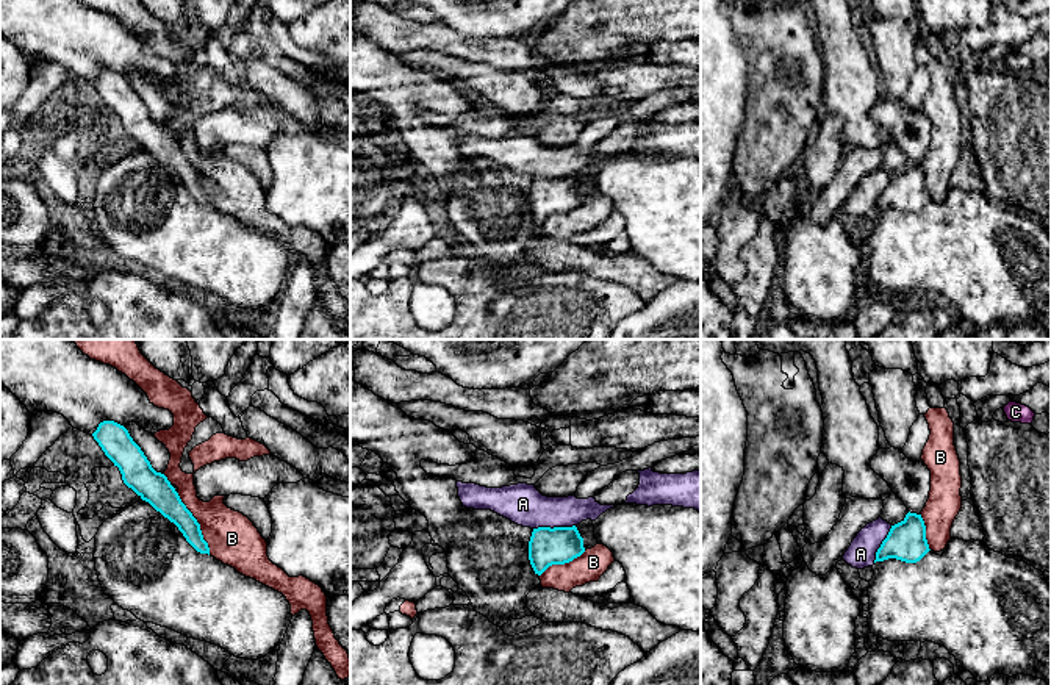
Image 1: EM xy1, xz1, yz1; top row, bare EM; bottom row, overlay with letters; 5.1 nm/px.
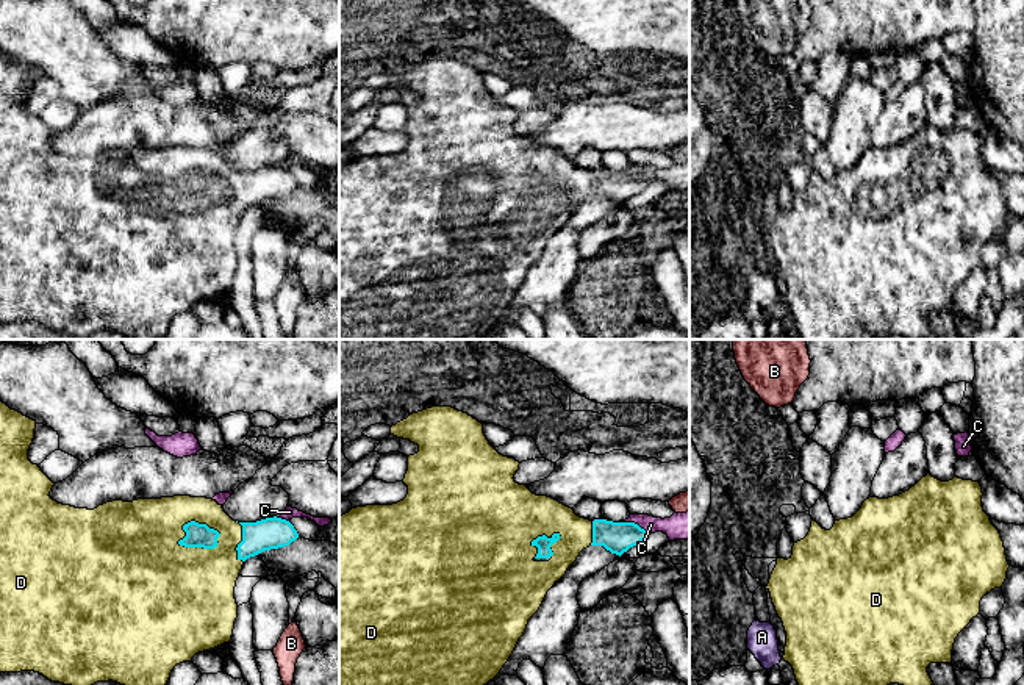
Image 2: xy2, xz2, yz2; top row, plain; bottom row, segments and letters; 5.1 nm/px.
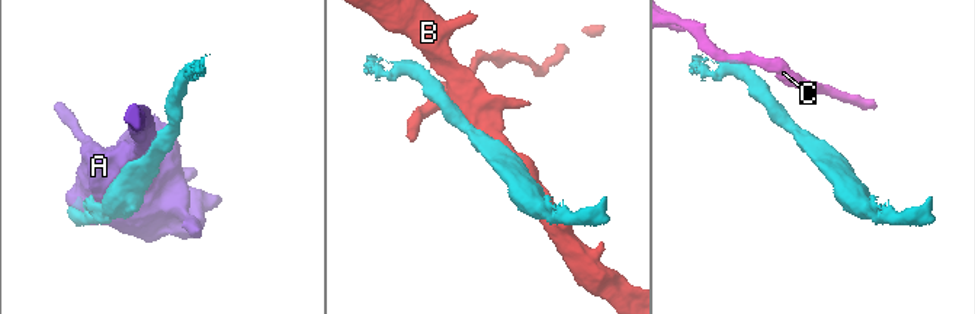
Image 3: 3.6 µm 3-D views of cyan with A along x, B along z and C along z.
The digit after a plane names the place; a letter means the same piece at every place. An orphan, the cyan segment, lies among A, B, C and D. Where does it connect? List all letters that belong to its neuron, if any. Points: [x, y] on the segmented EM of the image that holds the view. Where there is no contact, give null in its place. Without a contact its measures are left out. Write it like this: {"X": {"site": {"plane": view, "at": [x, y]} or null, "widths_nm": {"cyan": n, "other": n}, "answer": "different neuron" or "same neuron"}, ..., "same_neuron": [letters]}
{"A": {"site": {"plane": "xz1", "at": [554, 527]}, "widths_nm": {"cyan": 190, "other": 220}, "answer": "different neuron"}, "B": {"site": {"plane": "xy1", "at": [199, 524]}, "widths_nm": {"cyan": 150, "other": 260}, "answer": "different neuron"}, "C": {"site": {"plane": "xz2", "at": [633, 523]}, "widths_nm": {"cyan": 160, "other": 140}, "answer": "different neuron"}, "D": {"site": {"plane": "xy2", "at": [202, 546]}, "widths_nm": {"cyan": 130, "other": 460}, "answer": "same neuron"}, "same_neuron": ["D"]}

